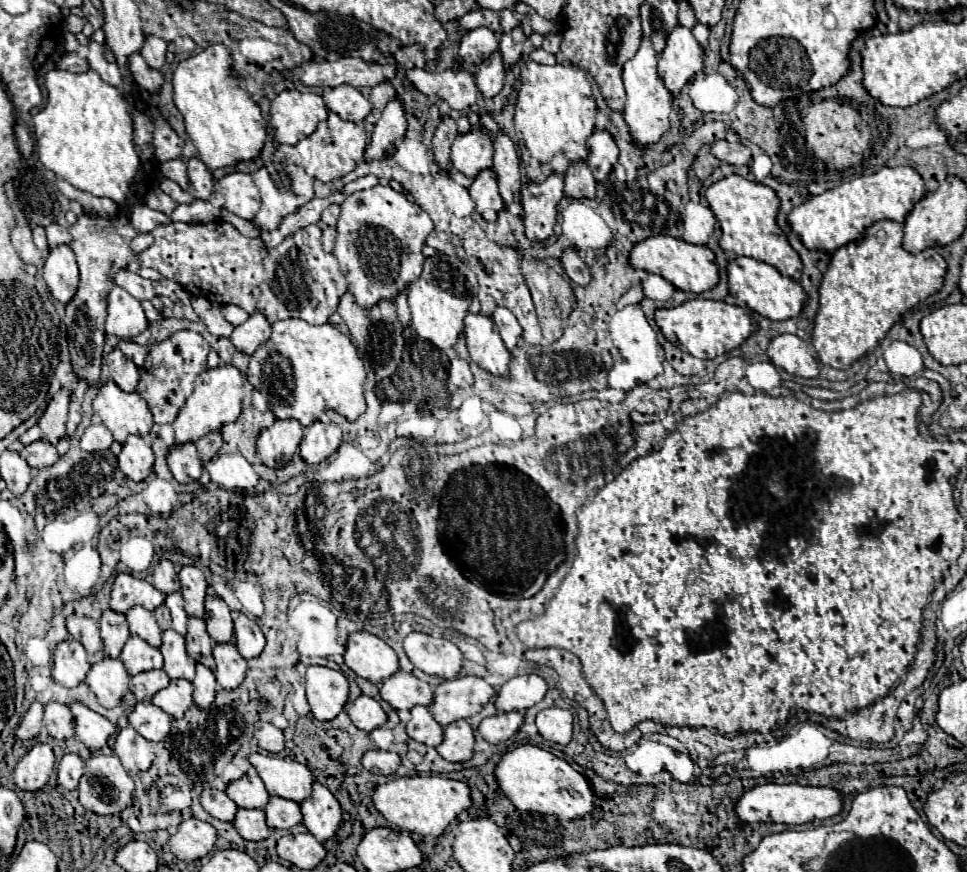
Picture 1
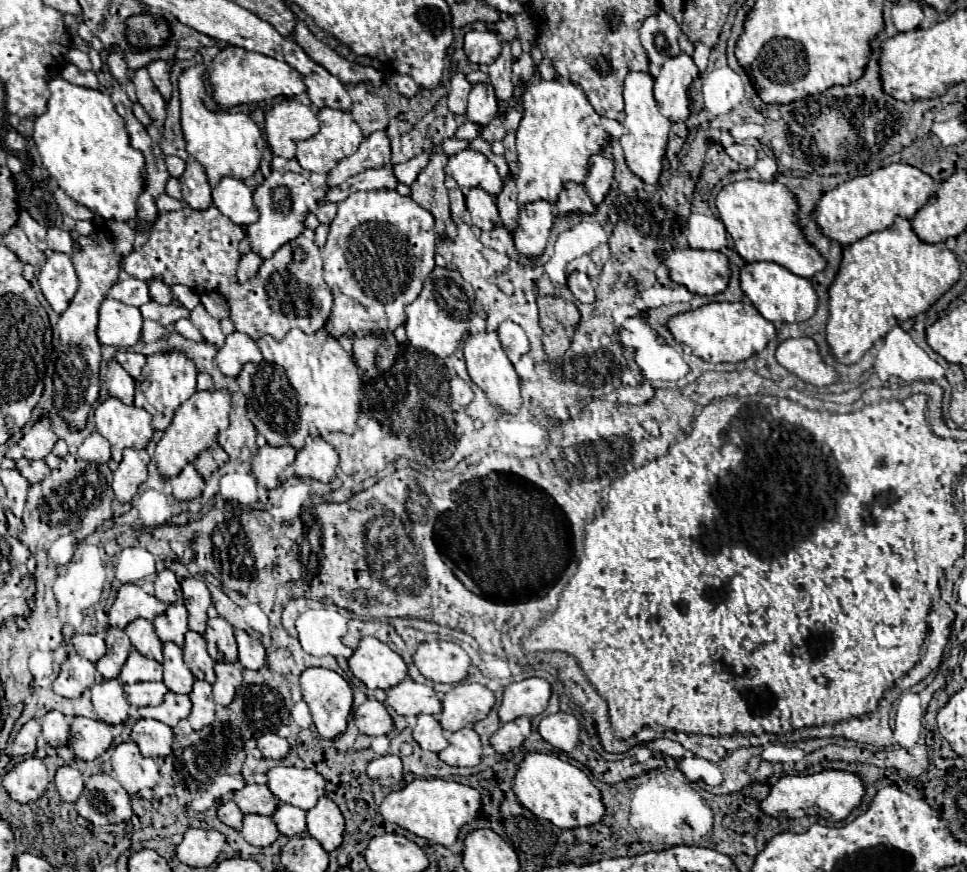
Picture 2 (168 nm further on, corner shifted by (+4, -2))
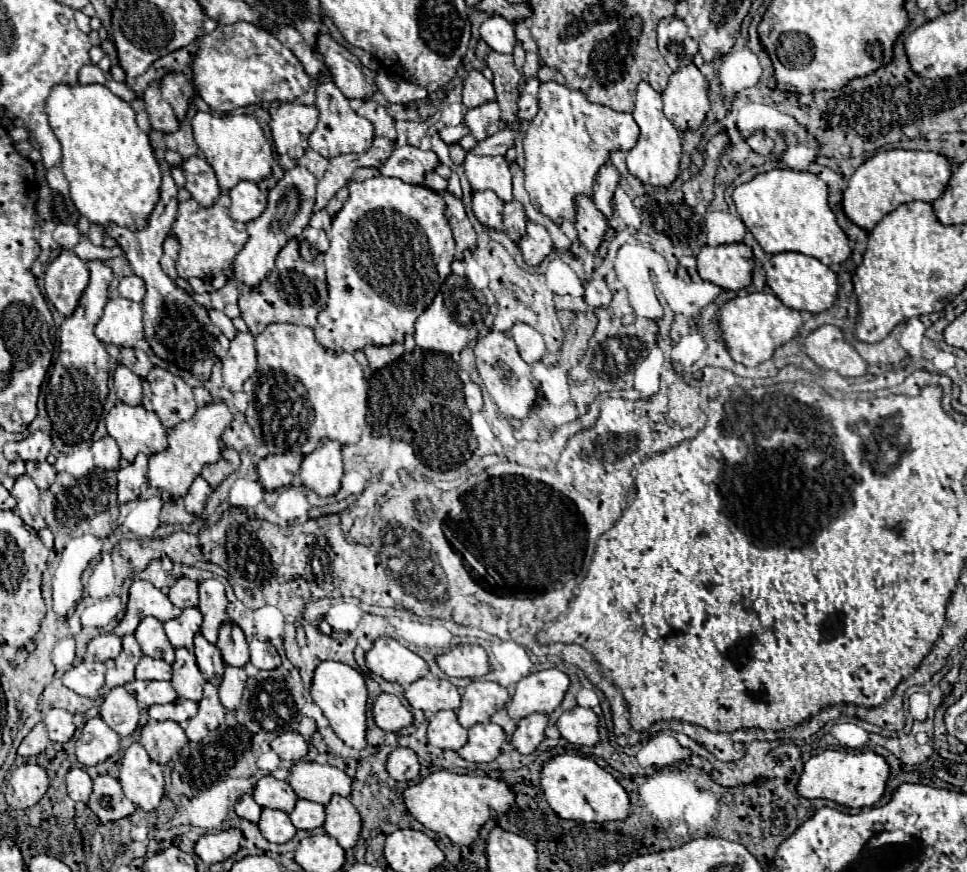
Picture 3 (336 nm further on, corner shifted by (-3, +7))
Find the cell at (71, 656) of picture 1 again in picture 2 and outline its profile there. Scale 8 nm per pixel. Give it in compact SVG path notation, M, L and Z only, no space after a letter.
M70 655L62 663L62 671L54 681L54 693L60 697L80 697L96 681L96 667L80 655Z

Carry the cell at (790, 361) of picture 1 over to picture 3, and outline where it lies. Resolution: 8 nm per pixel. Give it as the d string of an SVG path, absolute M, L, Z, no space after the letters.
M821 326L813 330L807 338L803 338L801 348L823 370L833 370L851 378L867 372L863 358L843 340L841 330L835 326Z

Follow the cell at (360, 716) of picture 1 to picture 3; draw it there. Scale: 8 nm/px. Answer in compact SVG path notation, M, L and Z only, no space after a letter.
M379 694L373 704L373 718L381 730L399 732L413 722L411 712L393 694Z

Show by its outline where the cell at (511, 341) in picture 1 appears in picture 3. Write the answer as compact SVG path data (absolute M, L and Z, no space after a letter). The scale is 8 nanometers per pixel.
M517 322L513 328L511 328L511 336L519 348L519 354L525 362L537 362L543 358L545 354L545 342L541 338L541 334L531 328L529 324L523 324L523 322Z

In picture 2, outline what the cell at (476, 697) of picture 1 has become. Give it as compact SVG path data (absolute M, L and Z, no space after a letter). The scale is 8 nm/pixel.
M458 683L442 697L444 711L438 721L446 731L458 731L486 719L494 703L496 697L488 687L478 683Z

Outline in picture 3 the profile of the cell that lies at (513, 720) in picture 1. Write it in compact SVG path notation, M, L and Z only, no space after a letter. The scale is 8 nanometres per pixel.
M535 712L531 716L521 718L511 736L511 746L521 754L531 754L539 746L539 742L545 738L545 726L547 726L545 714Z

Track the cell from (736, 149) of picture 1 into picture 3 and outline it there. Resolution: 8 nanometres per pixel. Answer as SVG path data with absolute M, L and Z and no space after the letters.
M757 132L757 134L749 136L747 138L747 144L749 144L751 150L755 150L761 156L767 156L773 150L773 140L769 136L765 136L763 132Z

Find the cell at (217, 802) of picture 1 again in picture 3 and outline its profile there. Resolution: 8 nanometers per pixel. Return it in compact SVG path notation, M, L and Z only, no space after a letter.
M245 794L245 796L239 796L239 800L235 802L235 814L249 822L257 822L261 816L261 806L255 804L255 800L251 796Z

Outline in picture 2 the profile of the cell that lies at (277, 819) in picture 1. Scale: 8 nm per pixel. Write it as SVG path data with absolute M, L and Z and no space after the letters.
M280 803L276 813L272 815L278 831L286 837L296 837L302 831L306 831L306 811L294 807L294 805L286 805Z

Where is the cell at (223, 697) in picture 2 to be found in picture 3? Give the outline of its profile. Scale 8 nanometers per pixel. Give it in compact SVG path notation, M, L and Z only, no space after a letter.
M237 666L225 668L223 680L219 684L219 698L227 710L237 708L241 694L243 694L243 688L245 688L245 682L247 682L247 674L243 668L237 668Z

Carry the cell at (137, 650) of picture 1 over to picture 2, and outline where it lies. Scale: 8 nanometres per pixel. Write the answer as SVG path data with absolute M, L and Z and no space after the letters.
M136 649L128 655L128 661L122 667L120 679L124 683L138 683L138 681L162 681L162 665L154 659L140 655Z

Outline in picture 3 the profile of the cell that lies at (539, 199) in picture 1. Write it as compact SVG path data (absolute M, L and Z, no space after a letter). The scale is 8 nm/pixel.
M527 222L527 232L519 240L519 248L527 266L539 266L543 258L553 250L553 240L547 228L543 228L537 222Z

